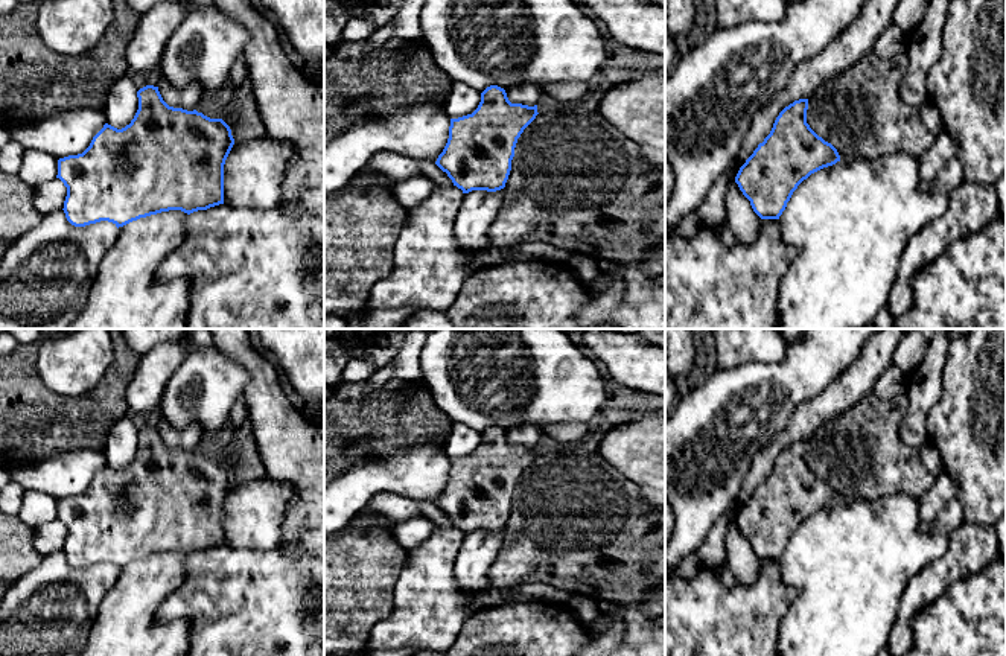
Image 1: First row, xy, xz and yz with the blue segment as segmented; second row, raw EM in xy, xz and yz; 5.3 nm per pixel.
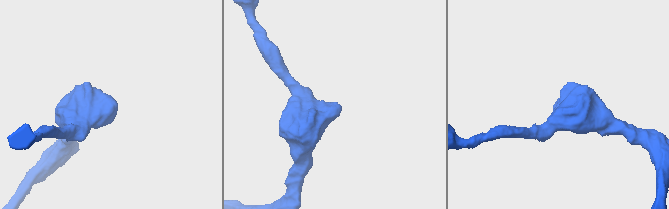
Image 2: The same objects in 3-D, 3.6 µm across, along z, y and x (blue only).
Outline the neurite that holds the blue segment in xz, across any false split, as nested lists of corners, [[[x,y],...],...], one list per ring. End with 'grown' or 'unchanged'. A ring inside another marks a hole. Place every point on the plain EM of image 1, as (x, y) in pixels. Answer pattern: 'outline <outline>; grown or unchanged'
outline [[[490,426],[472,455],[450,460],[449,479],[435,505],[463,534],[501,531],[517,479],[537,455],[537,446],[511,444],[504,429]]]; unchanged

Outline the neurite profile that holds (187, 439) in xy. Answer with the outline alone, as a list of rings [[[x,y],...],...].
[[[163,419],[158,420],[158,432],[169,447],[183,449],[187,452],[196,451],[204,434],[201,426],[196,423],[192,423],[183,429],[175,429]]]

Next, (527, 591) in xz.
[[[522,583],[514,586],[510,592],[498,597],[493,603],[484,606],[484,609],[492,609],[502,606],[507,601],[546,601],[546,603],[566,603],[569,592],[557,589],[543,583]]]

